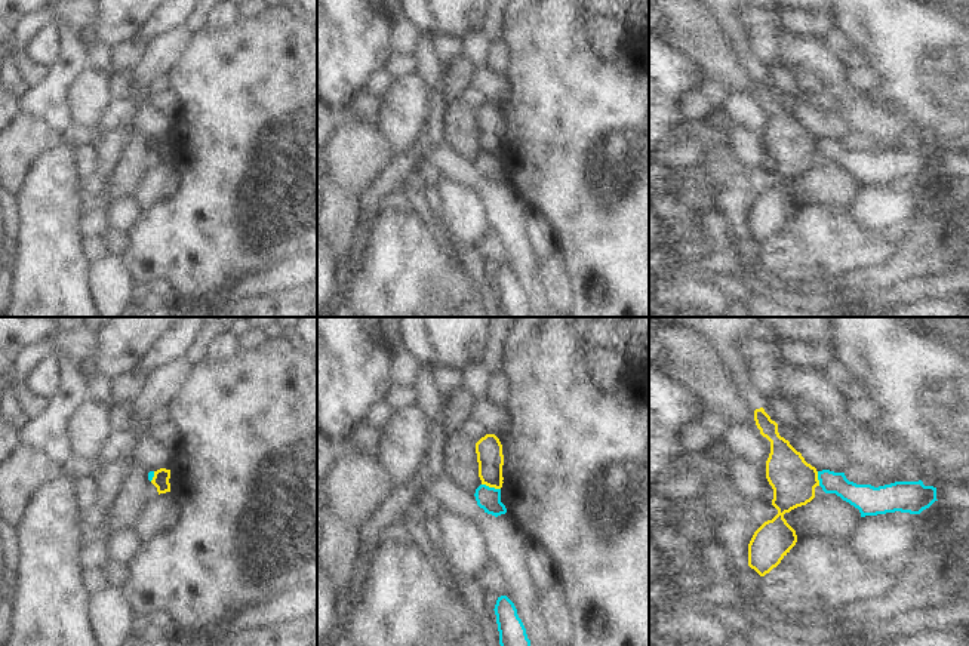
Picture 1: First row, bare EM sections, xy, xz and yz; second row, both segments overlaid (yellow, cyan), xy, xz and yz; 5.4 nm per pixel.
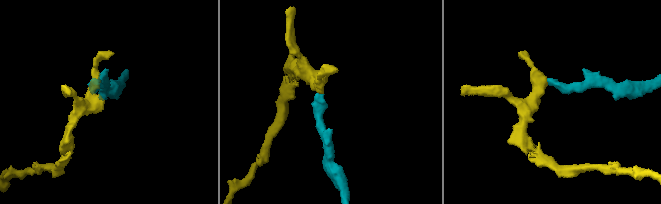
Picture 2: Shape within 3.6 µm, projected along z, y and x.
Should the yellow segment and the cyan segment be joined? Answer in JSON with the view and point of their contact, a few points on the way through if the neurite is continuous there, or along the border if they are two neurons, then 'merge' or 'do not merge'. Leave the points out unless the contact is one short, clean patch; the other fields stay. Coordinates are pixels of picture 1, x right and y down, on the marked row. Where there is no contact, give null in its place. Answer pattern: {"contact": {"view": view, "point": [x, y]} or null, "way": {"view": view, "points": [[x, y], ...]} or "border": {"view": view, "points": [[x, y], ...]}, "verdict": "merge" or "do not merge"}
{"contact": {"view": "xz", "point": [491, 486]}, "border": {"view": "xz", "points": [[482, 483], [500, 489]]}, "verdict": "do not merge"}

